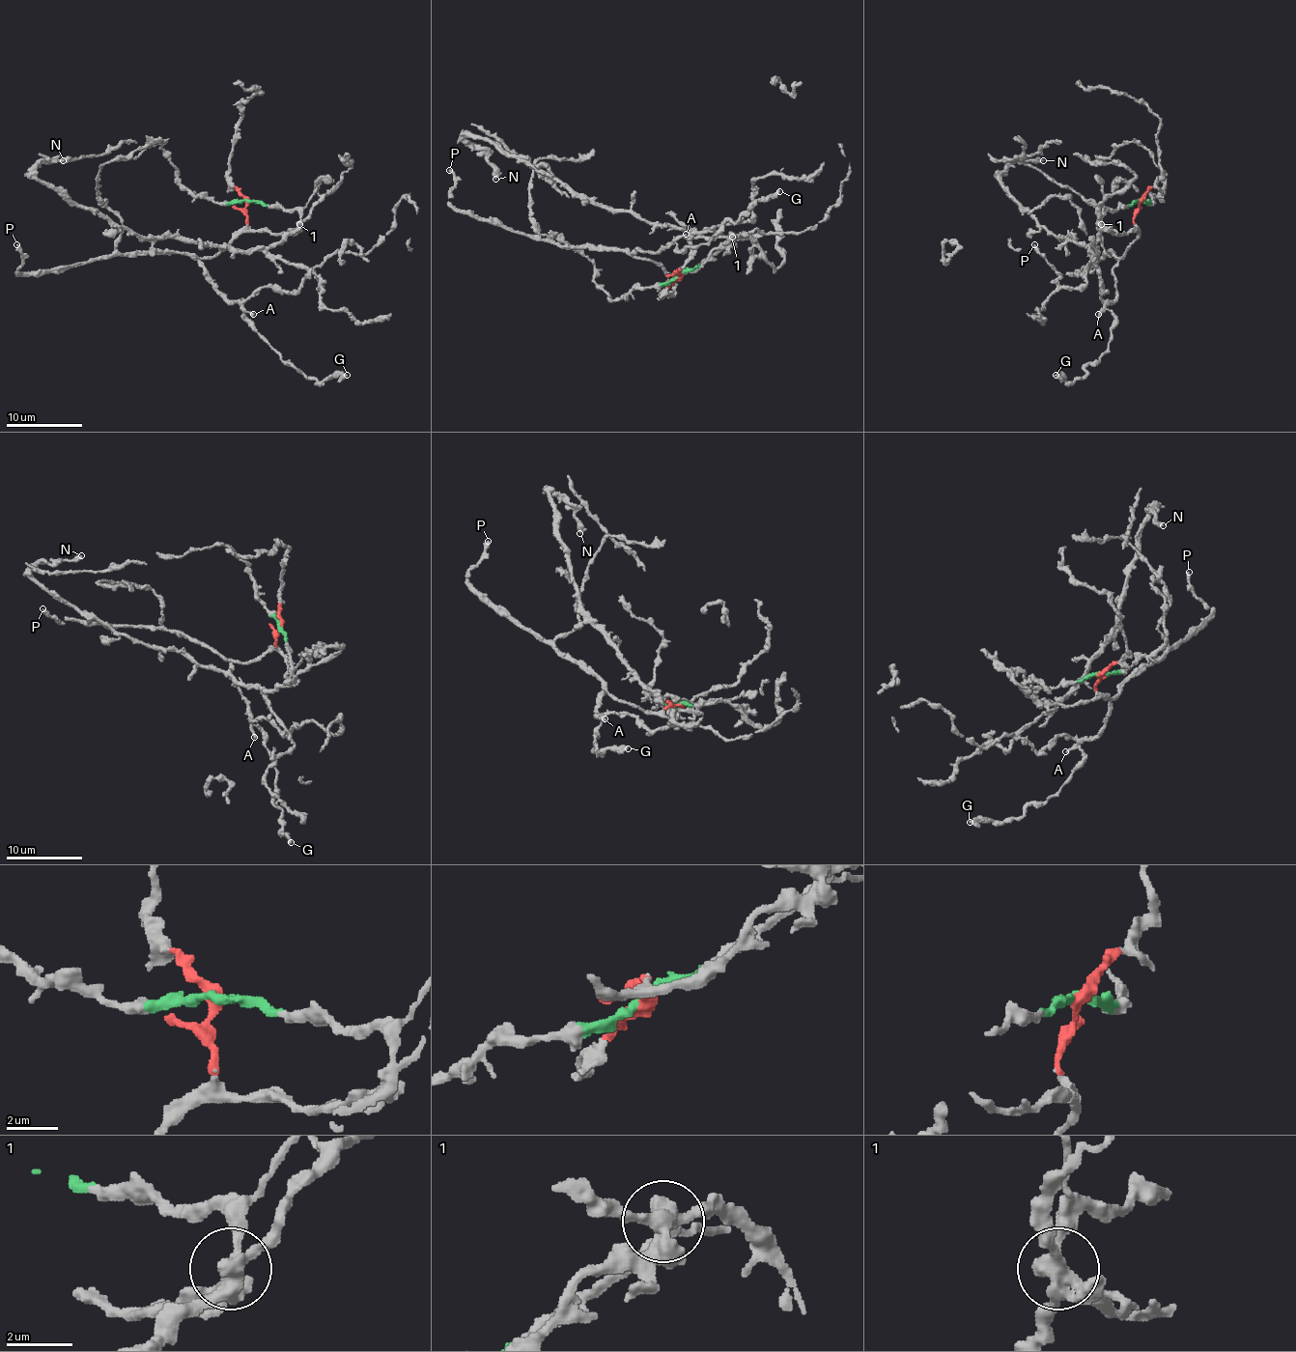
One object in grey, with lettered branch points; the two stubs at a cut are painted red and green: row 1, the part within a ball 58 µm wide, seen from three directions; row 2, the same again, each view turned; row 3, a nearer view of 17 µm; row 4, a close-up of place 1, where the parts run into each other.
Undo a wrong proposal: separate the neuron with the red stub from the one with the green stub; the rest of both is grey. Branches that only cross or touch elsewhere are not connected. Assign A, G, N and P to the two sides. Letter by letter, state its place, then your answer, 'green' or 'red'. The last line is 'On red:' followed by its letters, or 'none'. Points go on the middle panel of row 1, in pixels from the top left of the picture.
A: (686, 234) | red
G: (779, 191) | red
N: (495, 179) | green
P: (449, 170) | red
On red: A, G, P

